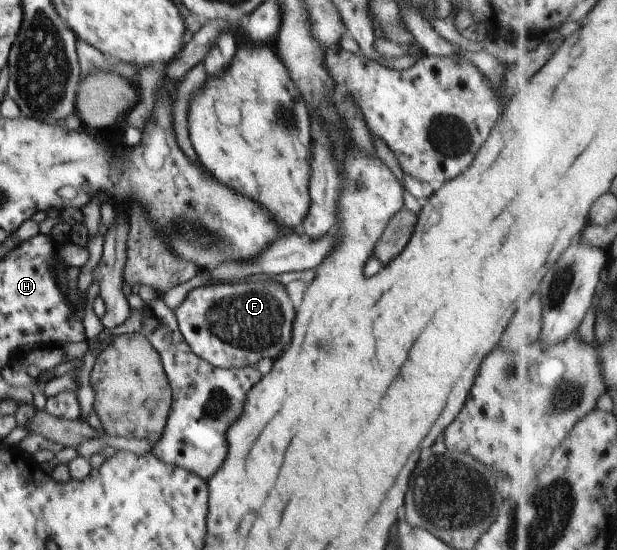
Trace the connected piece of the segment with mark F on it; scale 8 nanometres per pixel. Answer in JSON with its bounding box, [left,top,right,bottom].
[172,282,293,369]

